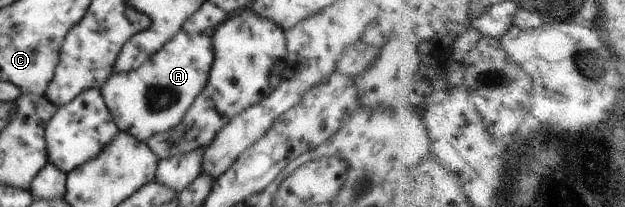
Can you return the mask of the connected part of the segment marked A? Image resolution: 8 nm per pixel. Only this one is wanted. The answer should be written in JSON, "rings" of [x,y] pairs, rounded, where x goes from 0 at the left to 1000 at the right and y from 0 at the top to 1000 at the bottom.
{"rings":[[[285,155],[253,261],[246,261],[243,309],[230,309],[218,348],[179,353],[160,435],[186,614],[235,686],[245,652],[262,652],[285,609],[310,473],[330,415],[339,290],[342,232],[336,174]]]}

